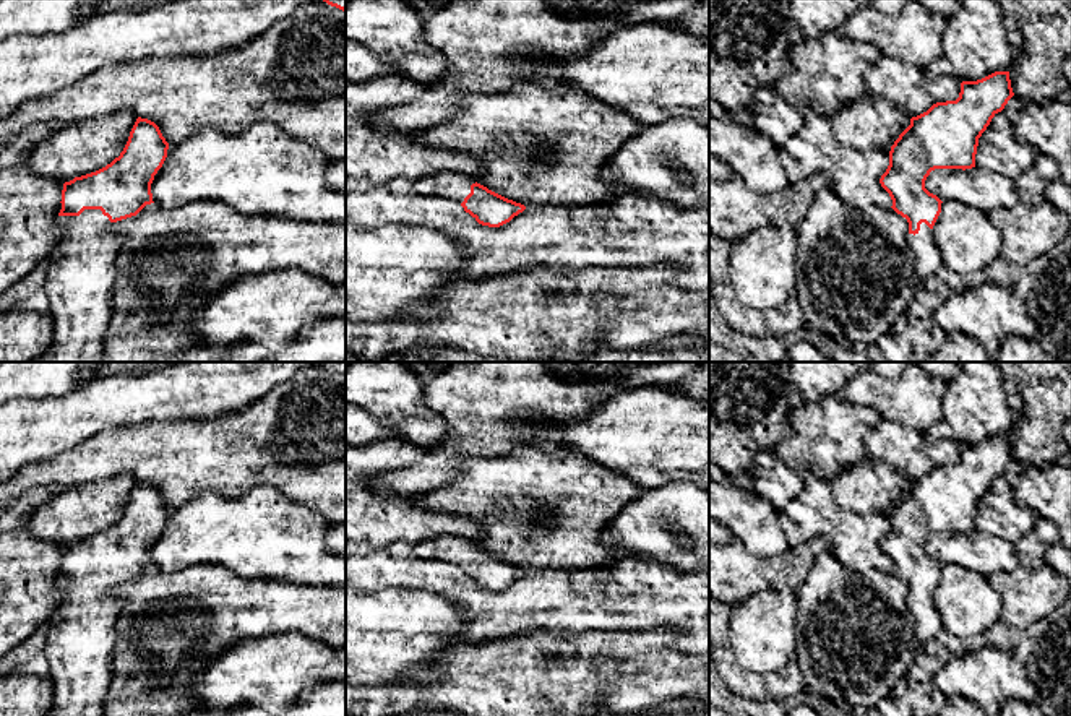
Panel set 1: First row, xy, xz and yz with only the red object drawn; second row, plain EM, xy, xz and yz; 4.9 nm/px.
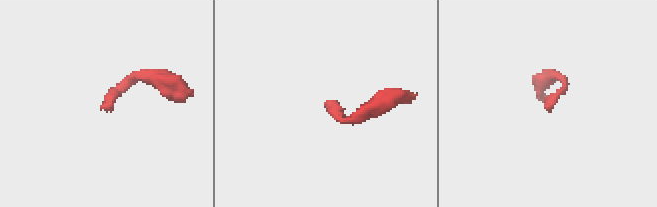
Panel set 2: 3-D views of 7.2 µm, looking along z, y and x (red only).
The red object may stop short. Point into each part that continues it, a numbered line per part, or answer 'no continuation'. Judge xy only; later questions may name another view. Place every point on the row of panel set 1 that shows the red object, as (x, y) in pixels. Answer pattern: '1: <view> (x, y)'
1: xy (81, 273)

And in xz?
1: xz (453, 185)

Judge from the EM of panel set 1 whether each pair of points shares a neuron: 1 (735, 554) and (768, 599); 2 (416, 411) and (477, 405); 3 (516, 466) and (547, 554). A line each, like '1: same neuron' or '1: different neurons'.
1: different neurons
2: different neurons
3: same neuron

